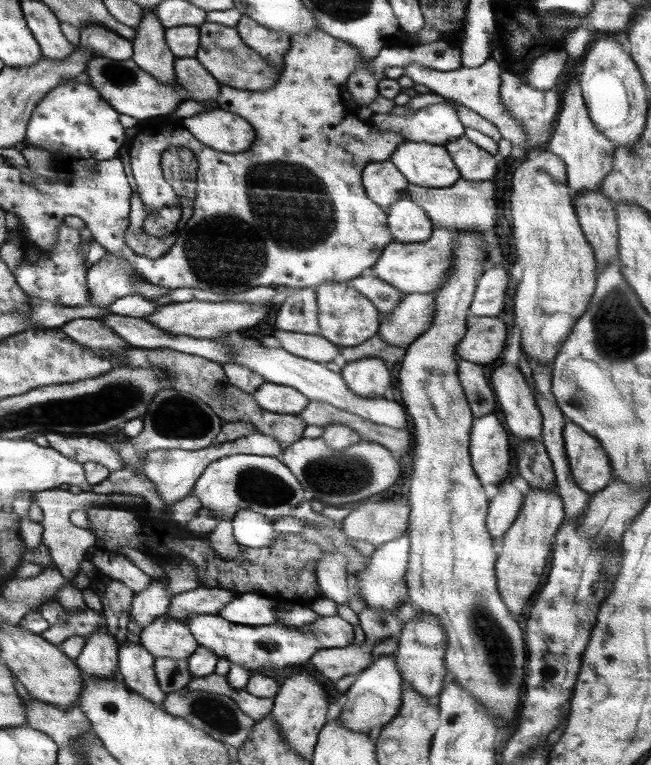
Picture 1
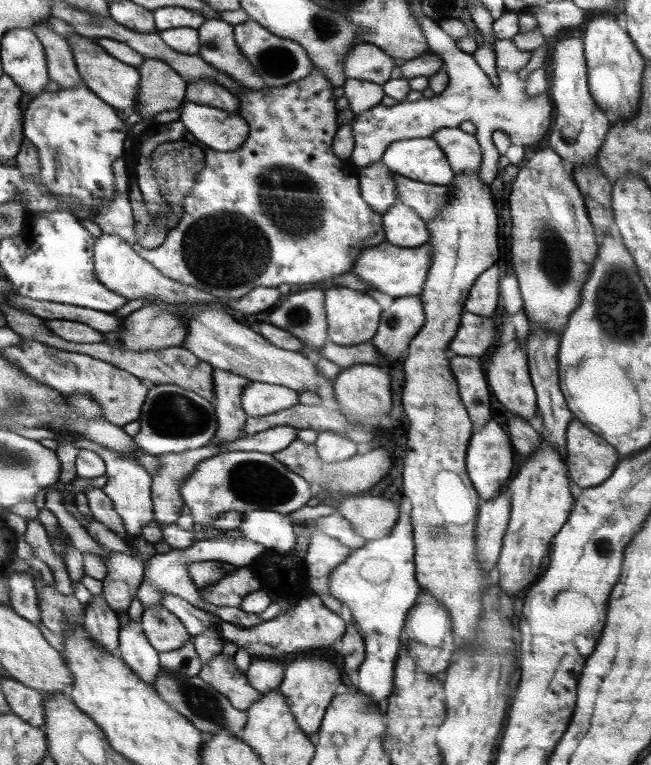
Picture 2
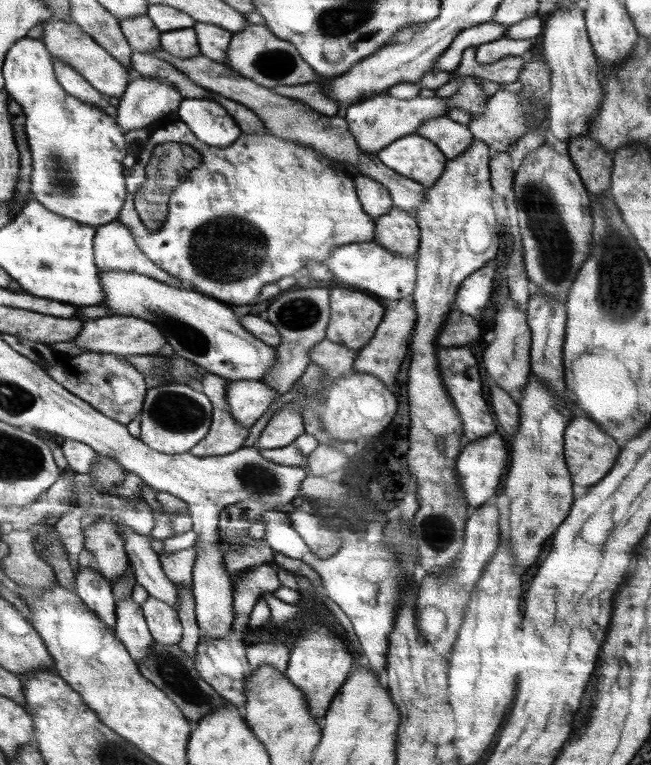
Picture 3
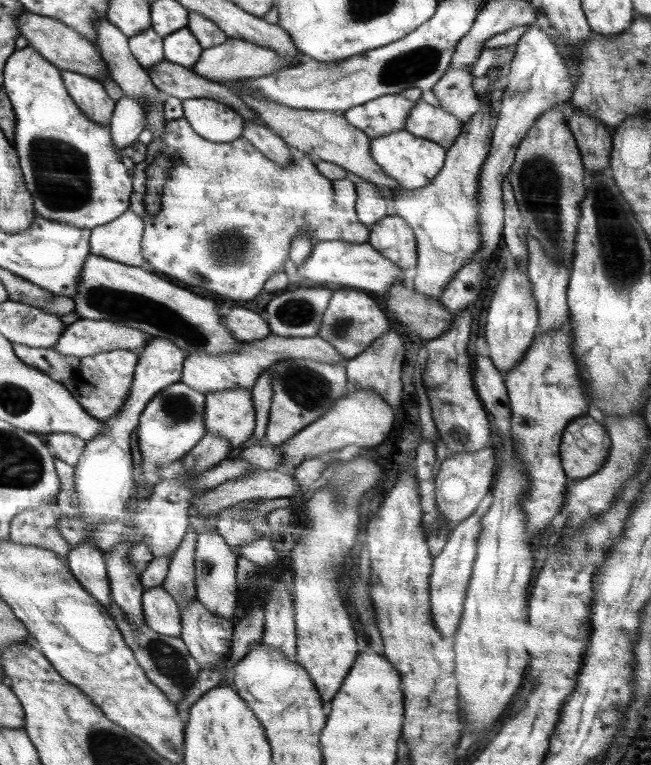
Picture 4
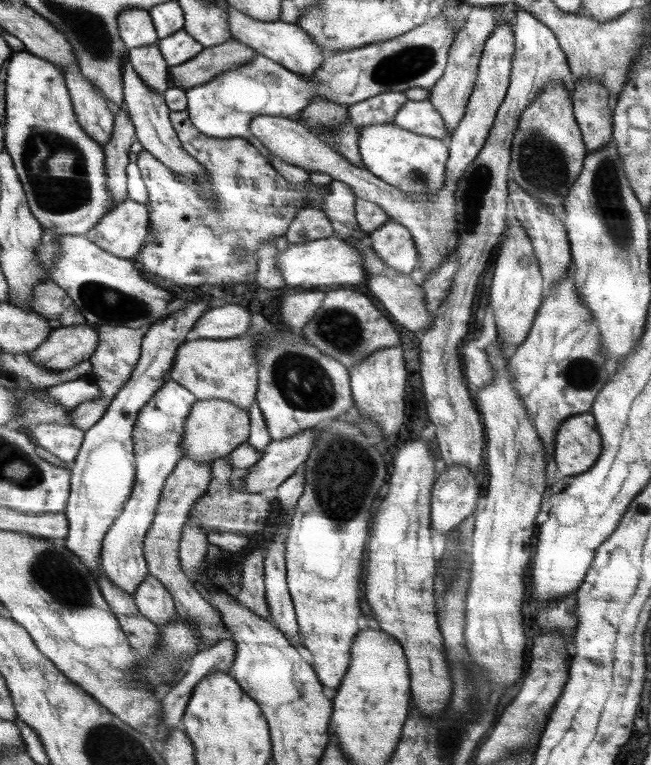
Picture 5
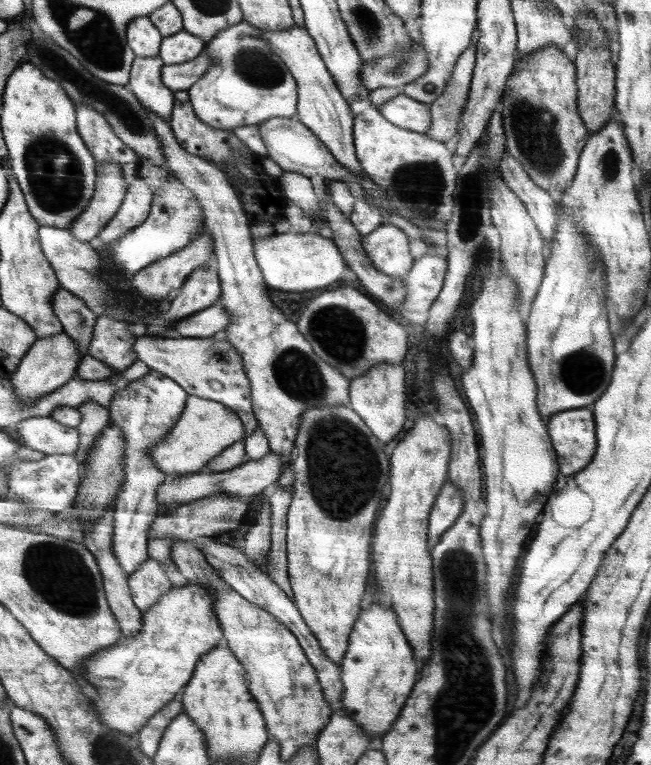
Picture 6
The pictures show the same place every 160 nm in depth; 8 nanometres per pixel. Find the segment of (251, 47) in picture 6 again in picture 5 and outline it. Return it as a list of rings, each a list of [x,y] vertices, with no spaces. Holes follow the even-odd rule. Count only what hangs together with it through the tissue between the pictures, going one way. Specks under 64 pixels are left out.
[[[439,13],[429,22],[396,38],[358,49],[352,48],[326,58],[312,78],[298,76],[298,73],[258,53],[250,63],[225,71],[206,84],[188,89],[187,112],[192,125],[202,134],[224,140],[242,137],[269,160],[270,151],[250,131],[254,116],[292,118],[306,109],[314,99],[326,99],[349,107],[384,92],[405,92],[415,87],[430,91],[446,69],[448,52],[454,39],[455,30],[449,25],[445,14]]]

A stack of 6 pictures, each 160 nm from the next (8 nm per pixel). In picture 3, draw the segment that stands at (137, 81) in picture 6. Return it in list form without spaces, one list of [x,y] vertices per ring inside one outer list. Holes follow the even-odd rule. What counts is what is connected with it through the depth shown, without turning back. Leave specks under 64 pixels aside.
[[[147,13],[122,19],[119,25],[133,52],[152,54],[152,49],[161,47],[161,32],[154,26]]]

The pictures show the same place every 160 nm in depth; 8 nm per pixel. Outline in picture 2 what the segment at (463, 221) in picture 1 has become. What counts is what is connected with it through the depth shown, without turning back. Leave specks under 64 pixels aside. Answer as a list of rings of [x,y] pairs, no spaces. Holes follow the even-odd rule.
[[[393,172],[398,200],[413,208],[426,222],[432,220],[447,203],[448,185],[425,184]]]

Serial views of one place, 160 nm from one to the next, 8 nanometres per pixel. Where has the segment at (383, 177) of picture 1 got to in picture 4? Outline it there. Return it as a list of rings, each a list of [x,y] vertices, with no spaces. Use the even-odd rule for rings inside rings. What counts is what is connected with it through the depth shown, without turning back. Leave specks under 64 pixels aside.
[[[357,179],[354,184],[357,193],[355,209],[358,220],[371,228],[375,222],[388,214],[385,191],[364,179]]]

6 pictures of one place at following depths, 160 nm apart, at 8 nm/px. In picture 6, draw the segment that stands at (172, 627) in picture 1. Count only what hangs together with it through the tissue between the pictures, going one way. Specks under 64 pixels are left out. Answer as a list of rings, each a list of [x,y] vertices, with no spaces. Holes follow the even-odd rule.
[[[148,558],[138,571],[128,576],[127,583],[133,604],[142,613],[154,607],[160,597],[164,597],[172,589],[173,585],[166,578],[164,568],[166,567],[160,561]]]

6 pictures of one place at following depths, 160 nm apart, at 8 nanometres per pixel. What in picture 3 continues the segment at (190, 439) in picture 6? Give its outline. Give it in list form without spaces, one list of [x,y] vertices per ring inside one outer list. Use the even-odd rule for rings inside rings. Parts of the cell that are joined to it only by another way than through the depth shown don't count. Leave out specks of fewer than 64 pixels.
[[[230,380],[227,386],[230,412],[236,422],[246,428],[250,428],[277,398],[279,392],[261,380]]]

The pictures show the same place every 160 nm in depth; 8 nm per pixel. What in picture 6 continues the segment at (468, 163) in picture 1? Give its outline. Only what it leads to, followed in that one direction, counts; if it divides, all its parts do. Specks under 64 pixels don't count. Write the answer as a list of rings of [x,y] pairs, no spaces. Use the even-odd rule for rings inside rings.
[[[404,93],[397,94],[396,98],[381,104],[379,112],[390,124],[408,131],[424,133],[432,123],[429,105]]]

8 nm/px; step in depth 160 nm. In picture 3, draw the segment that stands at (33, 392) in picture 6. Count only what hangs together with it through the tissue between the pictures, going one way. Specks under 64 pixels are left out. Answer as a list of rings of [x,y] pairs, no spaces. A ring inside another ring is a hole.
[[[108,315],[96,319],[84,321],[80,340],[76,340],[78,346],[87,348],[88,351],[99,353],[112,353],[120,355],[152,355],[158,354],[158,350],[166,344],[162,333],[153,324],[136,318],[134,315]]]

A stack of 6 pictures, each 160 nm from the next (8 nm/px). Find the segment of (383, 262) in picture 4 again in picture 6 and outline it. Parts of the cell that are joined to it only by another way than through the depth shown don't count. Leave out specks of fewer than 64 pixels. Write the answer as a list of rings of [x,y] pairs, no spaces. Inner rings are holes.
[[[310,233],[271,234],[264,238],[253,238],[254,254],[265,283],[286,292],[324,288],[338,282],[344,276],[347,264],[329,235]]]

